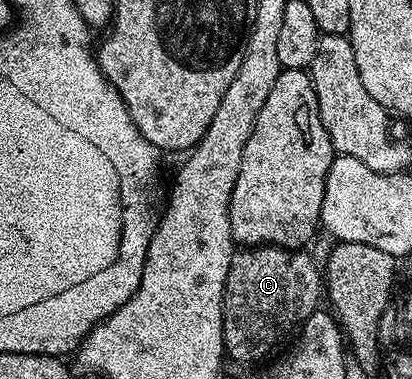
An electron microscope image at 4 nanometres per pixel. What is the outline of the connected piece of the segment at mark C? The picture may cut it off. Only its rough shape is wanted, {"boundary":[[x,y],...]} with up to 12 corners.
{"boundary":[[233,252],[224,352],[264,357],[322,301],[311,252]]}

